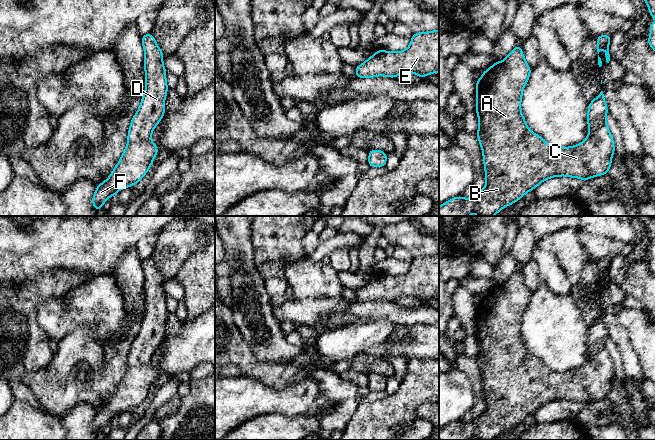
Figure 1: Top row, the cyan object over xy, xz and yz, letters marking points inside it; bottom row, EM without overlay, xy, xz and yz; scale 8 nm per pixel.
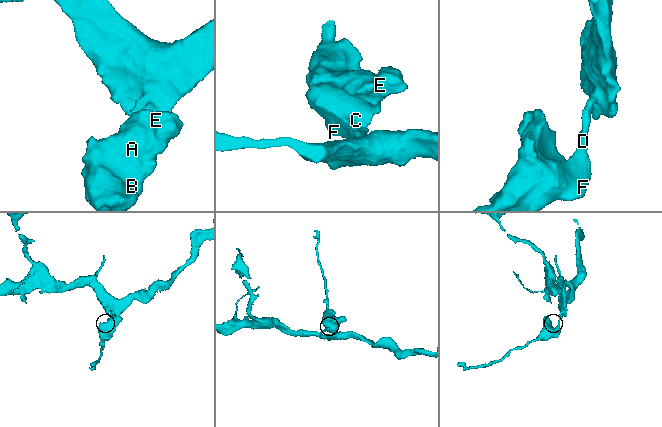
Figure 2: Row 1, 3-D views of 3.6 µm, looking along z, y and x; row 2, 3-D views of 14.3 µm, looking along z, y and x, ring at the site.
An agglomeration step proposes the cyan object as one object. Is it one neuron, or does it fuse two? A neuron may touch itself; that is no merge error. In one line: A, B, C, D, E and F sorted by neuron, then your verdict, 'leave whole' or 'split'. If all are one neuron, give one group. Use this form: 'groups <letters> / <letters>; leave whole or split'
groups A B C D E F; leave whole

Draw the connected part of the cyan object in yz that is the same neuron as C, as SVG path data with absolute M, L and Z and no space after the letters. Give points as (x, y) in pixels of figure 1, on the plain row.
M518 268L503 285L495 286L476 305L476 337L479 343L476 359L483 376L486 408L472 422L458 420L442 428L439 431L439 440L468 440L470 437L493 440L549 402L568 400L587 405L608 397L615 372L606 347L608 333L603 315L589 327L587 362L575 370L555 372L530 355L521 337L523 313L530 297L531 292L525 285L521 269Z

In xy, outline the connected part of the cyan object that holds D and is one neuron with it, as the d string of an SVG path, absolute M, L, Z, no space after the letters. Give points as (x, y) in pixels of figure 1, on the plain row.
M153 259L141 261L145 275L145 309L138 335L132 342L128 355L128 367L118 388L107 404L96 410L92 422L95 433L101 436L103 427L123 412L137 408L149 395L158 377L151 358L165 338L165 322L168 315L163 276Z

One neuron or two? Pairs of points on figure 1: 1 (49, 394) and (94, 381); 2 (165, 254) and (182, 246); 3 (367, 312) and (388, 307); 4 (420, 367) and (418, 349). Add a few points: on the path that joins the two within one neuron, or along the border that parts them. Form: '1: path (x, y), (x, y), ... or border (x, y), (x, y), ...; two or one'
1: path (60, 394), (83, 390); one
2: path (169, 252), (175, 246), (178, 246); one
3: path (372, 309), (383, 308); one
4: border (409, 357), (428, 358); two

